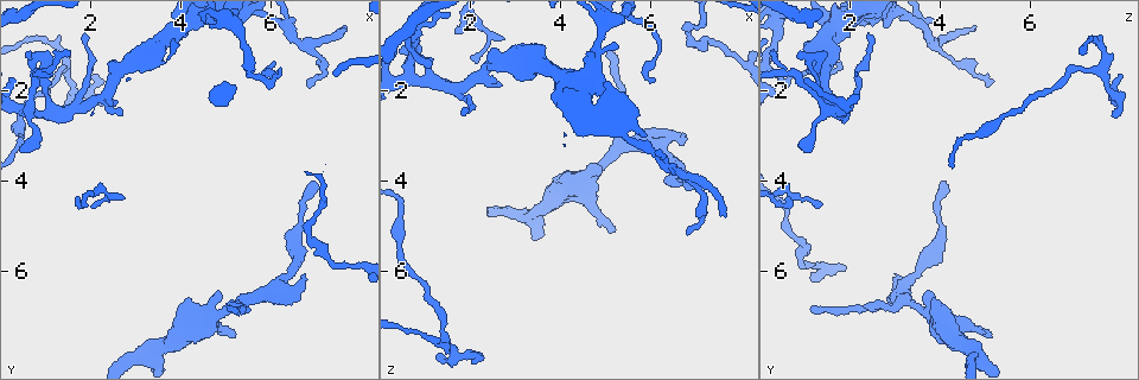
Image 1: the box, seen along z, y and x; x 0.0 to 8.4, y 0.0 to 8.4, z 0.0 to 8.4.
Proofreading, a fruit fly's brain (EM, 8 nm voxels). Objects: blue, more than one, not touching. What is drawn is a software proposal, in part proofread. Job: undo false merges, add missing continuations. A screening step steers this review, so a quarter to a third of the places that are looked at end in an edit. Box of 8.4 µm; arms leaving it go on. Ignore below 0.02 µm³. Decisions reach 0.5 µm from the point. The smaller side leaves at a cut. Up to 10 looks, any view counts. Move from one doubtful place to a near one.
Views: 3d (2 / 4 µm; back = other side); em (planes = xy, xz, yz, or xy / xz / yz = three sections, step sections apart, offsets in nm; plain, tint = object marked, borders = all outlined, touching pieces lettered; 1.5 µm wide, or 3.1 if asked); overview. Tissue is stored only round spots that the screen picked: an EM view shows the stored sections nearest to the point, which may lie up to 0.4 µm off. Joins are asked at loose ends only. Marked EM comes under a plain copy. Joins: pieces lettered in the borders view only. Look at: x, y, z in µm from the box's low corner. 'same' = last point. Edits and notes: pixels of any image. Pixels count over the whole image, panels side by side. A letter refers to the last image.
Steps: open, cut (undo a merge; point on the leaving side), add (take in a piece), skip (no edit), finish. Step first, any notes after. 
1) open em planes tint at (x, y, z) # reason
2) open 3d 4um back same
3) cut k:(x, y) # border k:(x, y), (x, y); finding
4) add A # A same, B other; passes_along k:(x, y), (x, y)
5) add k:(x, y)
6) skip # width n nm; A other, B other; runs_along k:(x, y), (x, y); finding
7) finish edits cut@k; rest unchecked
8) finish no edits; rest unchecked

open 3d 4um at (1.35, 2.60, 7.80) # branch stops here

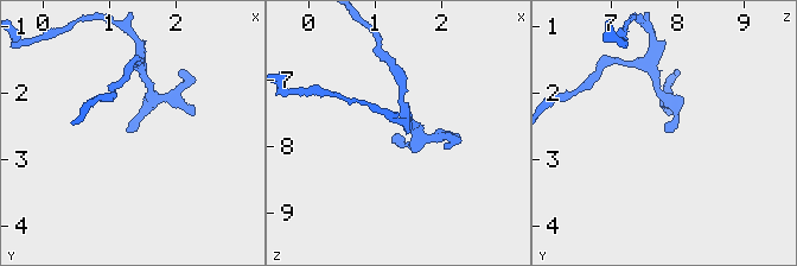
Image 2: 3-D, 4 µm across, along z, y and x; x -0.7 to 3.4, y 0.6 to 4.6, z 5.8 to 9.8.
open em xz step 8 borders at (1.30, 2.55, 7.85)

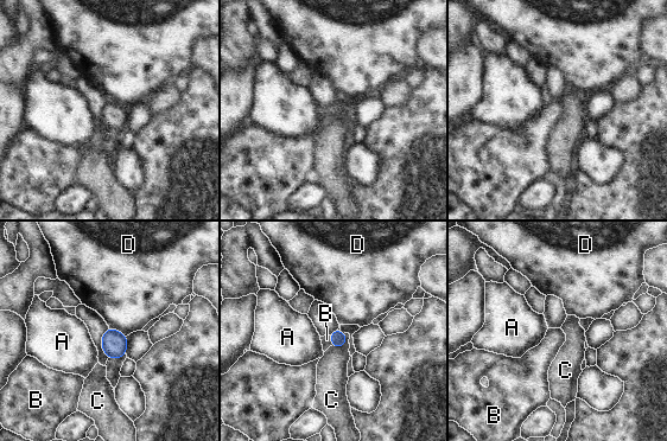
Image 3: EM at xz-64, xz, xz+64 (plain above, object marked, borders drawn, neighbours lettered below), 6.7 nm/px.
open em planes borders same

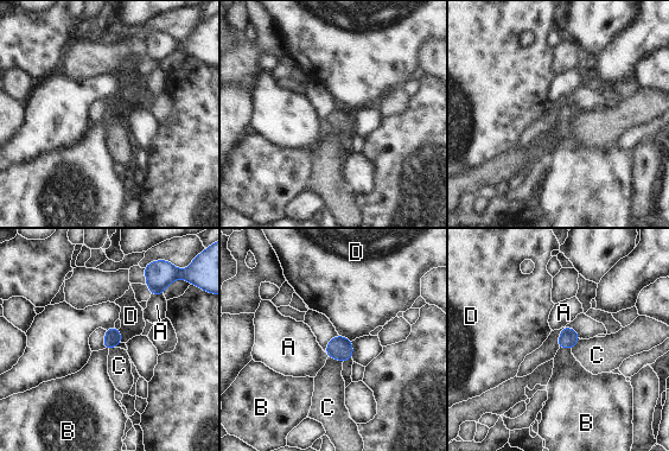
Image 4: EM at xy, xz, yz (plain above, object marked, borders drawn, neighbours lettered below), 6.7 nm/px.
add B # A other, B same, C other, D other; the neuron continues

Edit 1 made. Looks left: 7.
open overview

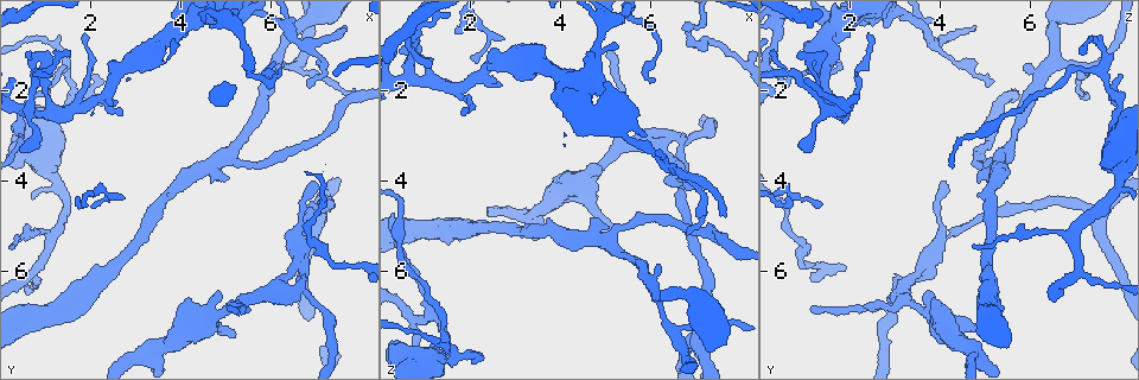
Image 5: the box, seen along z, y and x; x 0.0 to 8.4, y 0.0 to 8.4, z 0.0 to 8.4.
open em xy step 4 tint at (0.70, 6.05, 7.05) # three-way junction

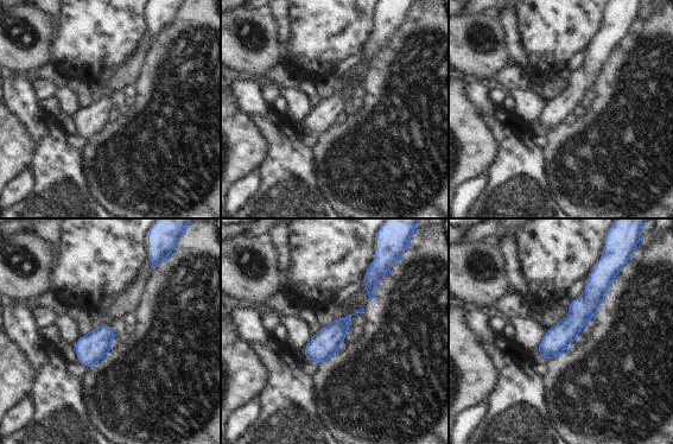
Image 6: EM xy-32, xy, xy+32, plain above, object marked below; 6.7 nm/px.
open em planes tint same # another direction

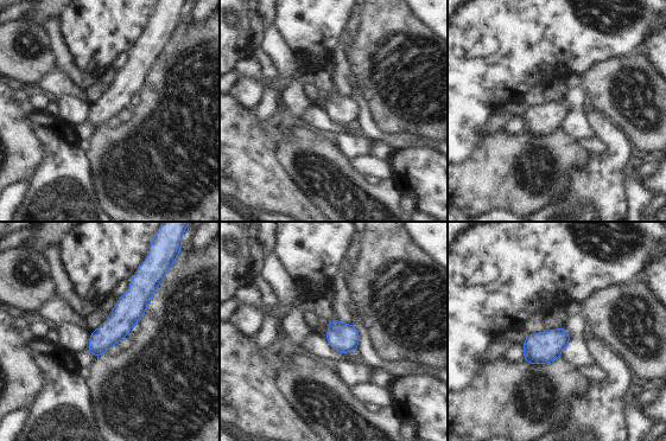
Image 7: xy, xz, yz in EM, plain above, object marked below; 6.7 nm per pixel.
open em planes borders same # what lies round it

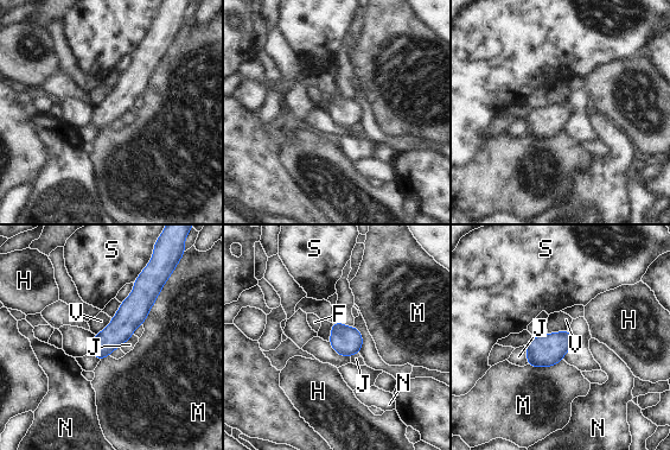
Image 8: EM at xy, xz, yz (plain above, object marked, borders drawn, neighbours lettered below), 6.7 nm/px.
skip # width 170 nm; F other, H other, J other, M other, N other, S other, V other; all the same neuron

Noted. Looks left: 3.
open em yz step 8 borders at (6.85, 1.80, 5.20) # branch stops here

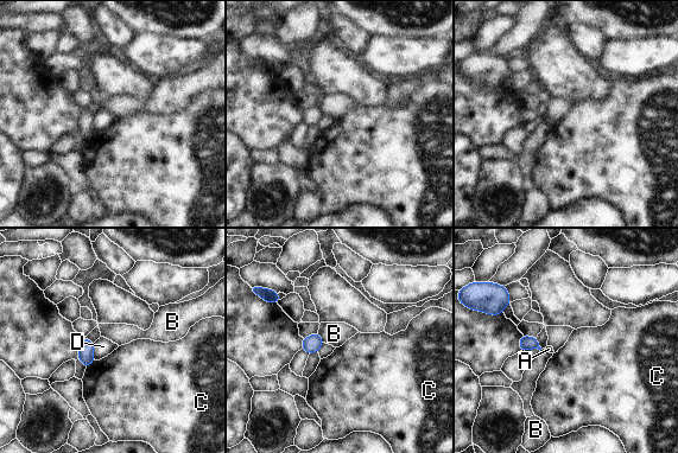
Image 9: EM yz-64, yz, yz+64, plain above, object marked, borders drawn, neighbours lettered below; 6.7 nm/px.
open em planes borders same

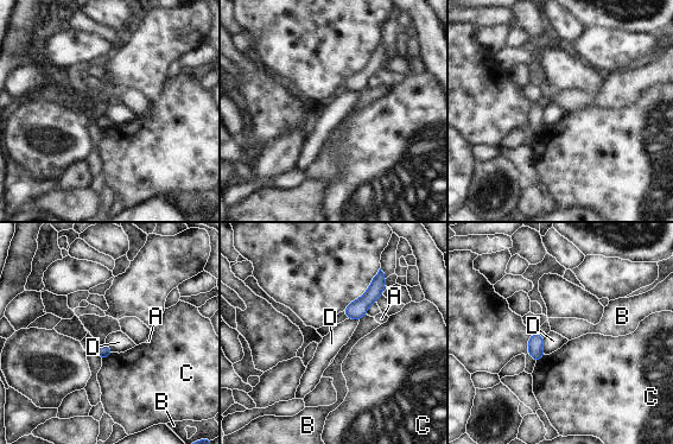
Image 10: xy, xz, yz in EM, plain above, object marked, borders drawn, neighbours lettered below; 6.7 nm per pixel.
skip # A other, B other, C other, D other; border 10:(545, 336), (543, 343), (544, 354); no lettered piece goes on from it

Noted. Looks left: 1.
finish edits add@4; rest unchecked

